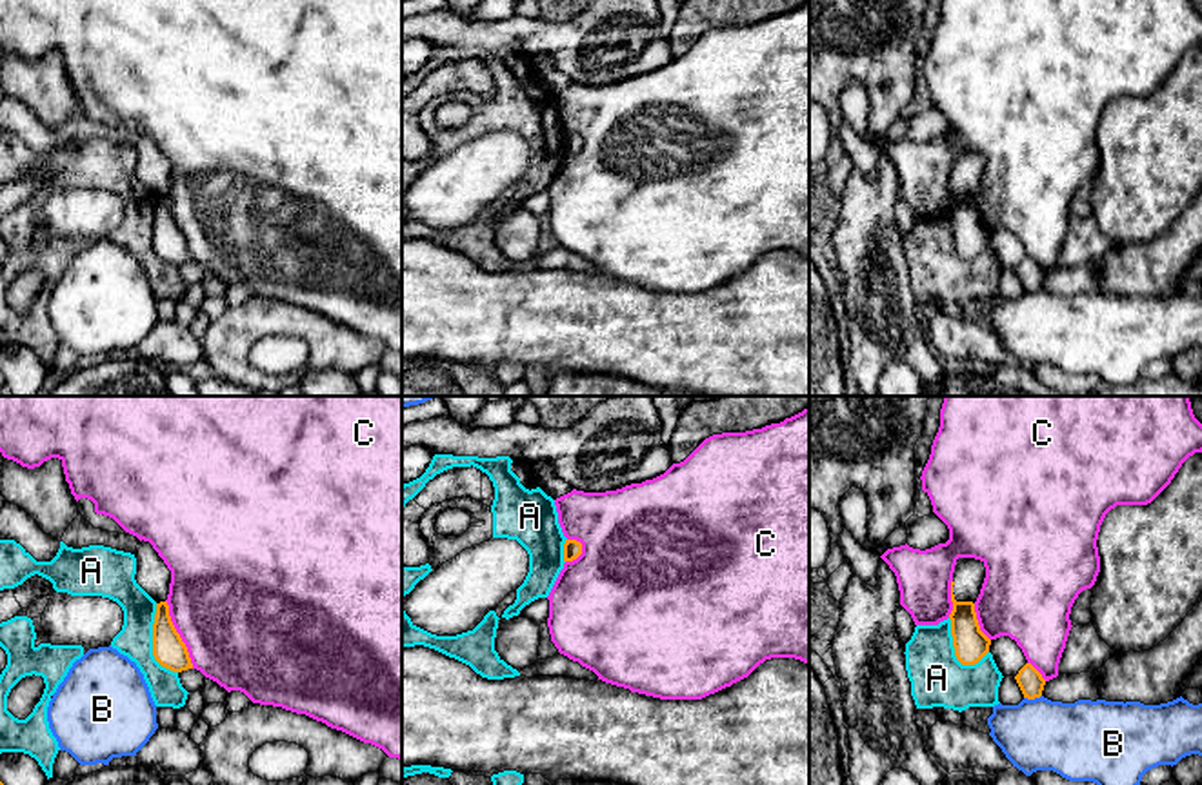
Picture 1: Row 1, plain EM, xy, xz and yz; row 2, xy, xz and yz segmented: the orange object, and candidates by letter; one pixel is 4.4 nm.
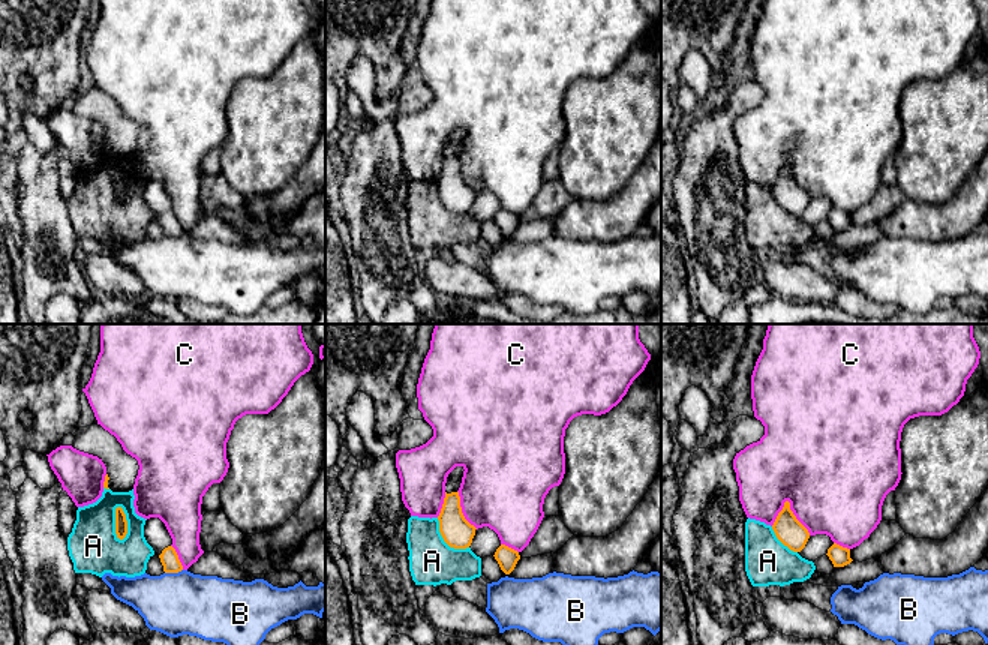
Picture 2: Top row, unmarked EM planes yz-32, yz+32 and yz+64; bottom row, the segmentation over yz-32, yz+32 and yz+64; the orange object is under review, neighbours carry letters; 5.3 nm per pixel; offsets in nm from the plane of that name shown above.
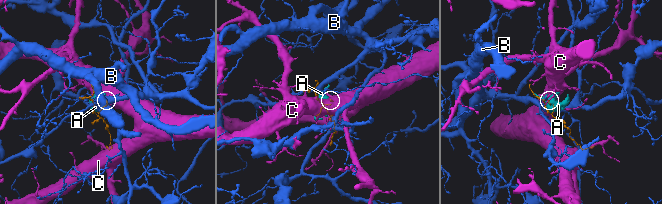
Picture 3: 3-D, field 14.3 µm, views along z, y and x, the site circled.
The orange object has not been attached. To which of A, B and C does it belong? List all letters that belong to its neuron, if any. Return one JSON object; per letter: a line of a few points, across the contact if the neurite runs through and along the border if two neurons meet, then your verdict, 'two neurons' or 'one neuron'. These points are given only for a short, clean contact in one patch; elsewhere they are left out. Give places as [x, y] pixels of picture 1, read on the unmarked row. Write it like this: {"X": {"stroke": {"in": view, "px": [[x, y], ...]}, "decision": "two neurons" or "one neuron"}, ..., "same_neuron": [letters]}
{"A": {"decision": "two neurons"}, "B": {"decision": "two neurons"}, "C": {"decision": "two neurons"}, "same_neuron": []}

